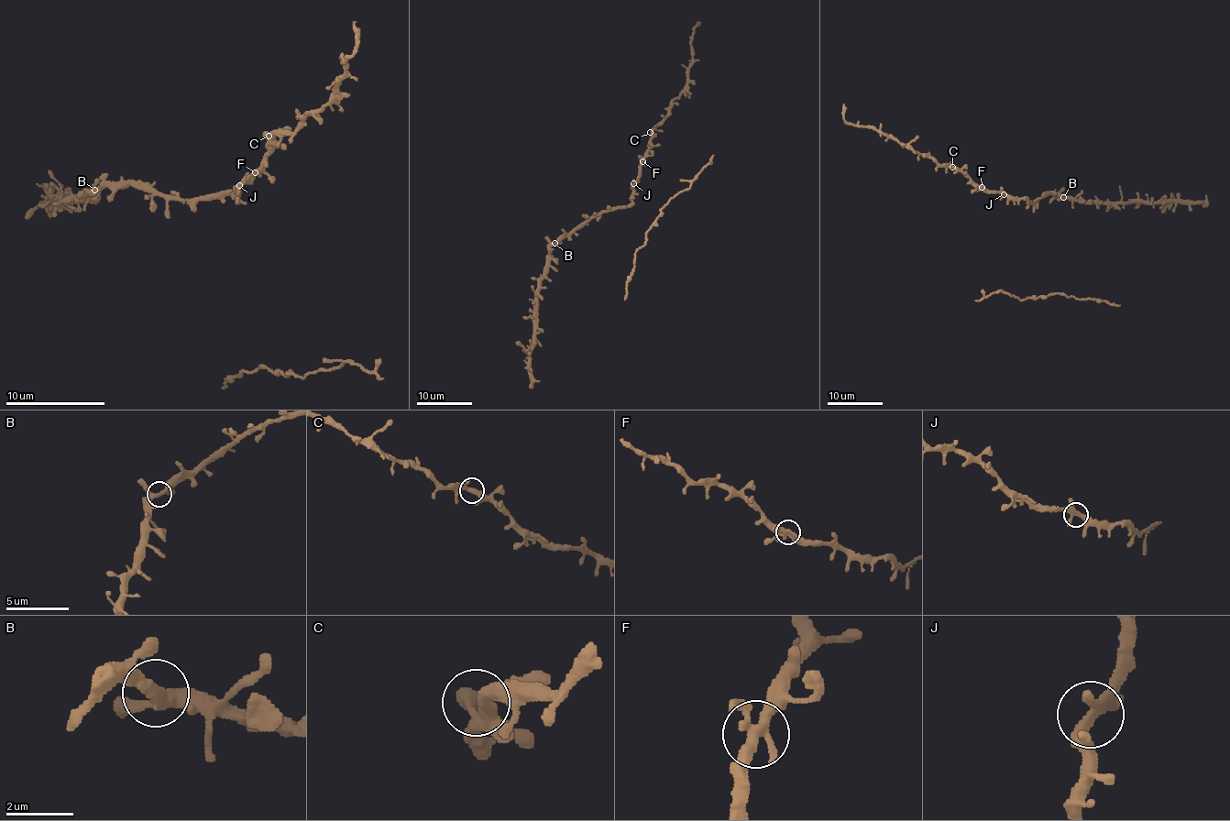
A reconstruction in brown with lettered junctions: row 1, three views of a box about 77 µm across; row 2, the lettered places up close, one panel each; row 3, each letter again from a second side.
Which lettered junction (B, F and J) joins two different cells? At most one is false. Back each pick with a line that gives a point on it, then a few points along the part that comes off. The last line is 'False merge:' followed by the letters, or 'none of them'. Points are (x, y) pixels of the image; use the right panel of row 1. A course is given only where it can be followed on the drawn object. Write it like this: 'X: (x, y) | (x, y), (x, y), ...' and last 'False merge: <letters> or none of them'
False merge: none of them

